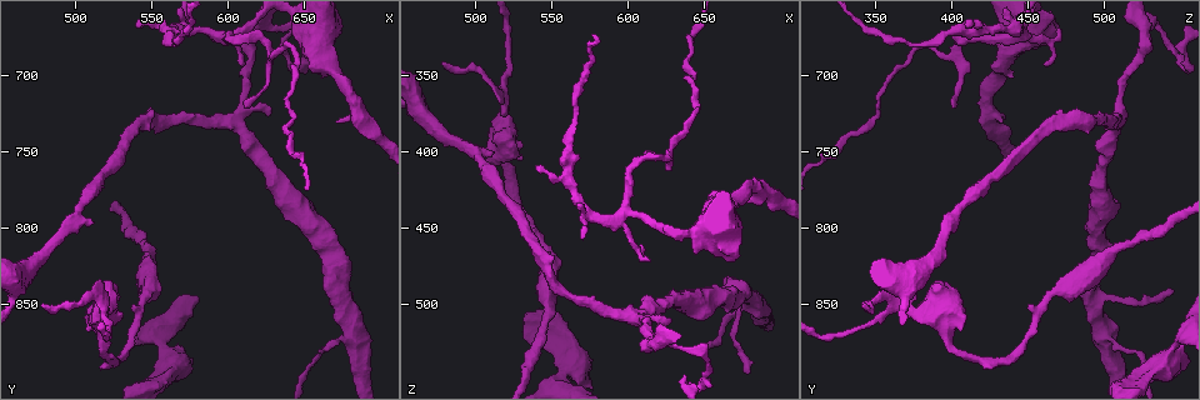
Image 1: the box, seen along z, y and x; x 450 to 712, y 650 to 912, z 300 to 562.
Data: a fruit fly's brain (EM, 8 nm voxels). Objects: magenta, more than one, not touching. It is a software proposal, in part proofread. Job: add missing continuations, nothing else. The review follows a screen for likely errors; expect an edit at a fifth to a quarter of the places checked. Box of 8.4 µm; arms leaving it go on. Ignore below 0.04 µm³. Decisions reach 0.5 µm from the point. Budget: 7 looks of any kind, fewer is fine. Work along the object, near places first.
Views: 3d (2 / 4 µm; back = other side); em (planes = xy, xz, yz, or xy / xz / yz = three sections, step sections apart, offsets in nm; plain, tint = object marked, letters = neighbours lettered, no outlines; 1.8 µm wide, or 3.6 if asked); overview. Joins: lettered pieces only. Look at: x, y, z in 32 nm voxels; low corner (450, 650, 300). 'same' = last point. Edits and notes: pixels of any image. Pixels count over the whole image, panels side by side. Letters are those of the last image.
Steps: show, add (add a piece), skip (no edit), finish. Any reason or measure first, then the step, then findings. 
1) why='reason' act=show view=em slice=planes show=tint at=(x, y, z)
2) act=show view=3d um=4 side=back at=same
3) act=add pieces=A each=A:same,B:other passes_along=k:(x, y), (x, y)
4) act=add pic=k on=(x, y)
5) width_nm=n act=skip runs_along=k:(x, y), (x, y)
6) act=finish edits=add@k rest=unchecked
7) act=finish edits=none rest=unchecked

why='an open end' act=show view=em um=3.6 slice=planes show=letters at=(628, 726, 512)

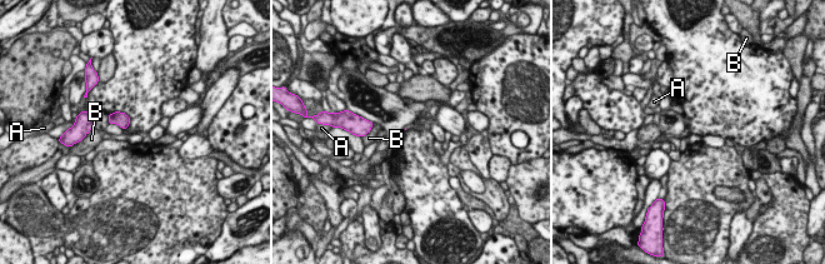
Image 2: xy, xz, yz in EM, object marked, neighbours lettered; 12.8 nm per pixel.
longest_contact=B:140nm act=skip each=A:other,B:other border=2:(374, 124), (369, 133) found='none of them fits'

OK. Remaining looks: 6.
why='an open end' act=show view=3d um=4 at=(512, 834, 362)

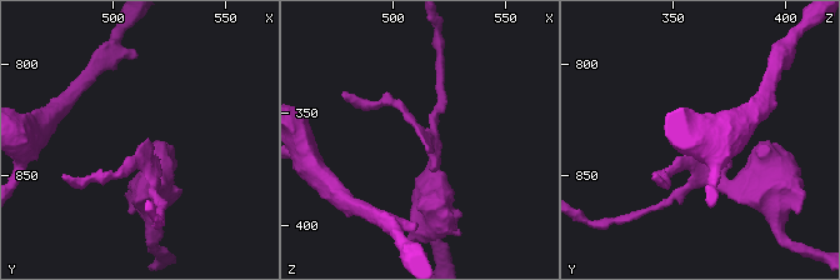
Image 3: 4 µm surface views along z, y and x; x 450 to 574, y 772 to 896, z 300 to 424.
why='need the tissue' act=show view=em slice=planes show=tint at=(512, 836, 363)

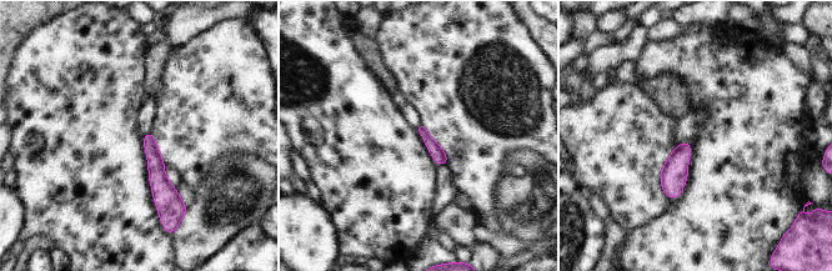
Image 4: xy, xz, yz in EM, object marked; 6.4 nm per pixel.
act=show view=em slice=planes show=letters at=same

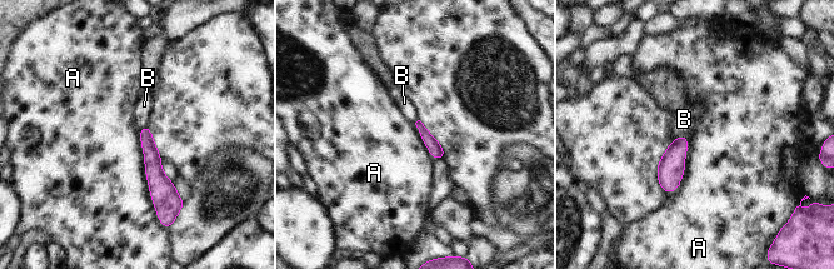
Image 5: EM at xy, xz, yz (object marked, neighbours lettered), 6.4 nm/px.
act=skip each=A:other,B:other runs_along=5:(144, 130), (158, 182), (158, 205) found='none of them fits'

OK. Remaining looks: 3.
why='an open end' act=show view=3d um=4 at=(614, 670, 470)

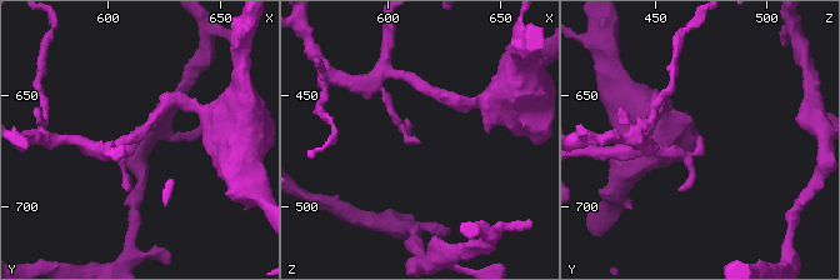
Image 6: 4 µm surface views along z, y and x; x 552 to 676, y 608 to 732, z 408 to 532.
why='shape alone is not enough' act=show view=em slice=planes show=letters at=(615, 669, 471)

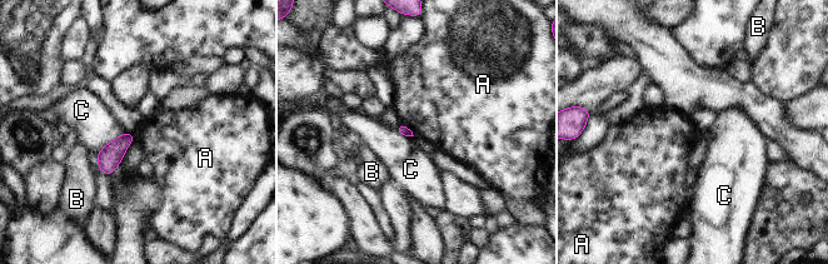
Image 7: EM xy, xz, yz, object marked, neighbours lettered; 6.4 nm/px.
longest_contact=C:240nm act=skip each=A:other,B:other,C:other border=7:(399, 123), (404, 124), (414, 135) found='no lettered piece goes on from it'

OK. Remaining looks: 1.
act=finish edits=none rest=unchecked

